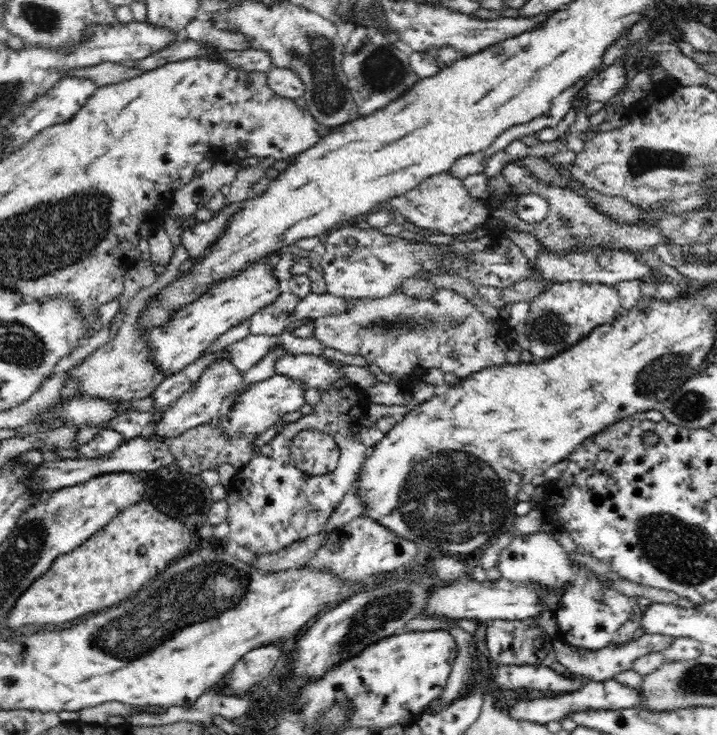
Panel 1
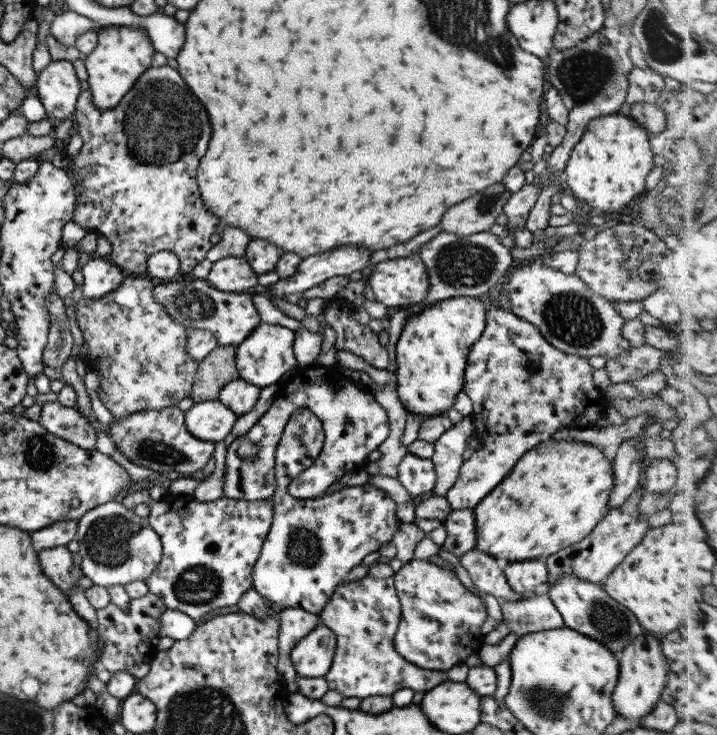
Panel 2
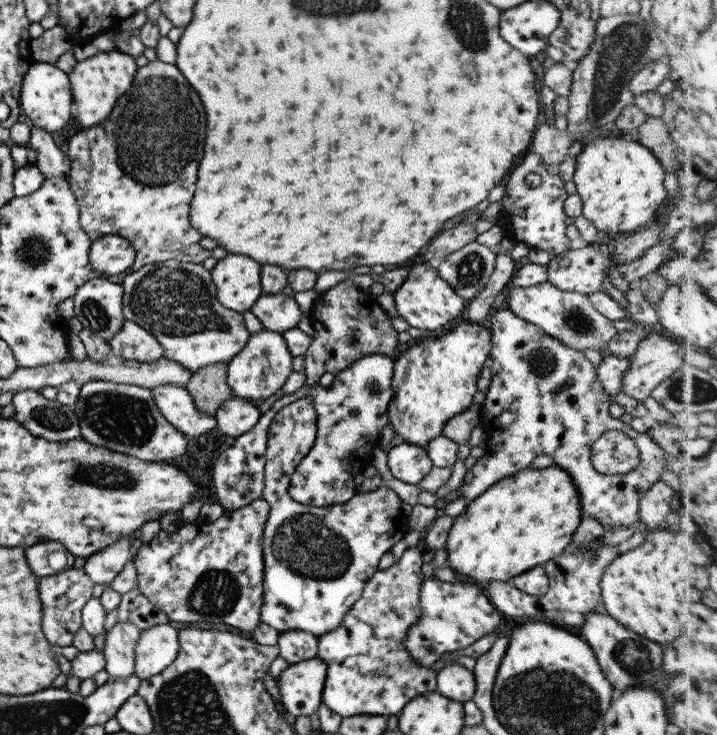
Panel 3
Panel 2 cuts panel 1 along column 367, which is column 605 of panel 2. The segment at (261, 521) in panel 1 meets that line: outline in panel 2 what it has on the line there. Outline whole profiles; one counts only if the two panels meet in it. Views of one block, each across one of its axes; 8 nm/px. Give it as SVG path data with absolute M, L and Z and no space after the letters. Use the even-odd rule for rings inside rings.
M494 304L486 312L486 326L481 338L472 346L467 358L462 390L472 399L473 418L477 439L482 449L475 449L470 459L465 460L459 470L454 486L446 493L446 500L452 510L476 508L476 505L491 490L500 484L522 458L524 453L532 450L552 437L554 432L569 428L586 428L604 418L609 400L605 391L596 386L592 366L587 358L558 351L549 344L531 322L511 314Z

